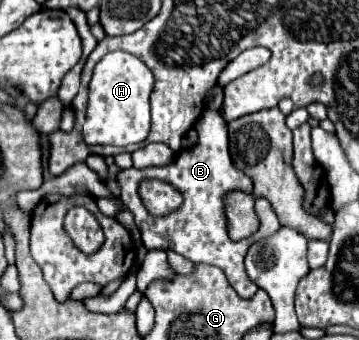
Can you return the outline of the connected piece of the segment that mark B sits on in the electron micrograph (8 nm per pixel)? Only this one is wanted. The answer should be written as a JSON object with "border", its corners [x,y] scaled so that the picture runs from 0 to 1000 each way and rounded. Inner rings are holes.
{"border":[[[574,321],[568,338],[557,338],[557,350],[546,362],[546,385],[552,385],[552,409],[557,409],[552,426],[529,444],[501,444],[490,456],[485,479],[474,479],[468,491],[418,491],[401,503],[362,491],[351,503],[334,503],[329,509],[329,538],[340,550],[334,585],[357,609],[357,621],[373,632],[373,656],[396,691],[396,715],[412,732],[479,732],[496,750],[529,762],[535,774],[579,774],[579,779],[613,785],[630,803],[652,856],[669,874],[696,879],[719,856],[719,844],[685,809],[685,791],[680,791],[685,738],[702,715],[763,691],[786,662],[763,638],[752,609],[741,609],[741,626],[724,621],[730,662],[724,662],[719,685],[708,685],[702,697],[674,703],[674,709],[646,709],[635,697],[624,585],[641,562],[702,568],[702,526],[685,509],[674,509],[669,497],[657,497],[657,485],[646,479],[646,456],[635,438],[635,379],[630,379],[630,356],[613,326]],[[418,521],[440,521],[446,532],[462,532],[490,562],[501,562],[501,574],[513,585],[507,609],[496,609],[490,621],[479,621],[468,632],[446,632],[446,638],[418,632],[384,568],[390,538]]]}

